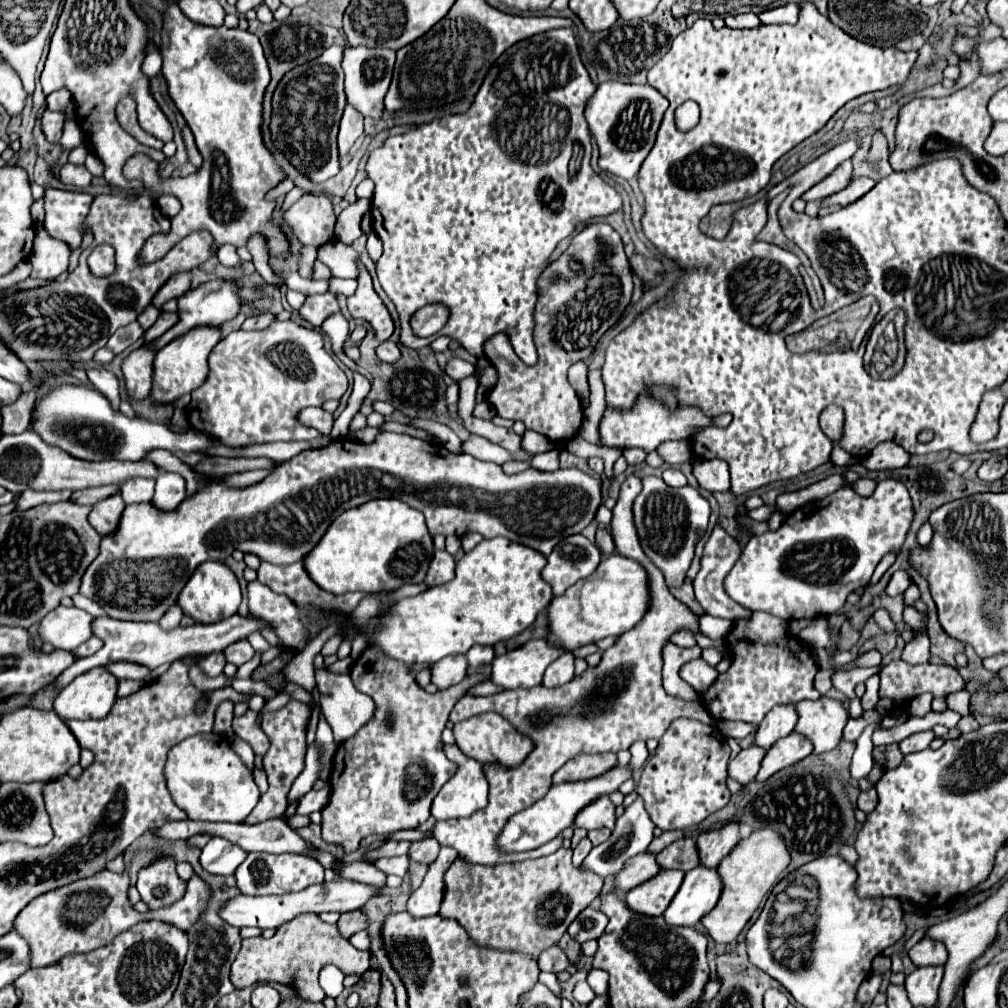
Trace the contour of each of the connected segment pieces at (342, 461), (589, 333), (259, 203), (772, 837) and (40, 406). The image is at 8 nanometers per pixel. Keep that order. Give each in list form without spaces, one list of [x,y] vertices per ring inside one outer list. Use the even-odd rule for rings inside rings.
[[[383,432],[373,444],[355,442],[353,446],[349,446],[345,440],[335,440],[327,448],[301,452],[289,462],[277,466],[265,480],[253,486],[231,488],[221,480],[213,480],[205,486],[199,486],[193,496],[187,496],[181,506],[171,512],[163,512],[153,504],[127,506],[123,512],[123,522],[119,524],[119,534],[115,534],[115,538],[101,540],[101,552],[83,576],[81,594],[99,602],[111,618],[157,622],[167,612],[167,606],[177,602],[179,592],[199,564],[207,560],[225,560],[233,550],[255,554],[271,564],[299,562],[319,544],[327,532],[325,528],[329,528],[329,524],[341,512],[379,496],[399,496],[409,506],[421,510],[431,536],[463,536],[467,532],[479,532],[483,538],[505,536],[549,556],[555,544],[559,544],[565,536],[583,532],[595,518],[595,512],[601,506],[601,480],[577,468],[555,472],[527,468],[525,472],[507,476],[499,464],[477,460],[465,452],[449,454],[439,444],[427,444],[407,434]]]
[[[591,222],[583,230],[579,230],[569,248],[547,266],[547,272],[539,278],[539,302],[535,308],[535,346],[539,352],[539,360],[535,366],[523,364],[519,358],[503,358],[503,364],[492,364],[499,372],[499,382],[489,394],[489,402],[501,418],[521,420],[527,430],[535,430],[547,436],[551,442],[569,440],[577,434],[583,422],[583,408],[577,392],[567,380],[567,370],[571,364],[585,360],[591,356],[599,338],[621,318],[625,308],[631,302],[633,294],[633,278],[631,266],[623,252],[621,236],[603,222]]]
[[[177,4],[169,6],[169,10],[163,16],[163,22],[165,24],[161,32],[161,38],[163,38],[161,72],[169,84],[171,100],[175,102],[175,106],[179,108],[179,112],[183,114],[183,118],[187,120],[187,126],[191,128],[195,136],[195,144],[199,146],[199,152],[203,156],[203,166],[187,178],[161,178],[159,176],[160,165],[145,154],[136,154],[126,162],[123,167],[123,174],[126,178],[141,178],[145,188],[153,192],[161,192],[161,194],[173,194],[183,204],[181,212],[175,218],[171,218],[171,234],[157,234],[145,242],[143,250],[139,252],[141,262],[147,264],[147,262],[159,260],[165,254],[163,250],[169,250],[177,240],[183,240],[195,230],[211,232],[213,256],[225,244],[245,246],[253,234],[261,234],[267,242],[269,256],[275,256],[281,260],[289,258],[289,238],[283,234],[279,222],[271,220],[275,212],[275,200],[265,198],[271,188],[275,188],[281,180],[285,180],[285,172],[281,170],[273,154],[267,150],[263,142],[263,134],[261,134],[263,96],[271,80],[271,74],[269,74],[267,58],[263,54],[259,38],[255,38],[253,32],[241,30],[241,28],[235,28],[235,32],[229,32],[227,26],[213,28],[213,26],[195,24],[177,8]]]
[[[771,828],[753,830],[719,864],[717,870],[723,878],[723,898],[719,898],[715,910],[711,910],[711,914],[707,914],[707,918],[701,920],[701,924],[713,940],[735,940],[753,916],[753,912],[759,908],[765,894],[779,882],[779,874],[791,862],[785,840],[779,836],[781,834]]]
[[[57,384],[45,396],[41,396],[33,410],[29,430],[41,436],[43,442],[49,446],[57,446],[73,458],[79,460],[123,460],[123,462],[139,462],[145,460],[153,450],[167,450],[167,452],[199,452],[203,448],[215,446],[215,442],[207,442],[201,434],[189,430],[187,434],[175,434],[167,426],[145,420],[141,416],[127,418],[121,412],[115,412],[109,400],[91,386],[75,386],[75,384]],[[95,428],[103,428],[103,438],[97,436]]]

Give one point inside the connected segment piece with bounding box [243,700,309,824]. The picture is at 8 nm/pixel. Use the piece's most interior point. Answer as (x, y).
(286, 727)

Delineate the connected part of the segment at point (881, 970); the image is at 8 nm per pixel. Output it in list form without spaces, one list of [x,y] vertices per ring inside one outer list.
[[[880,954],[872,962],[872,970],[876,974],[883,975],[891,969],[891,958]]]

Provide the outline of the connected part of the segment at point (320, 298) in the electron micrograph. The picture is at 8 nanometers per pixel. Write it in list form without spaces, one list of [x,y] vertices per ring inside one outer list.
[[[333,292],[309,296],[307,302],[303,304],[303,308],[299,310],[299,314],[307,322],[311,322],[315,328],[321,328],[325,318],[329,318],[331,314],[337,314],[337,312],[339,312],[339,304],[337,304],[337,298]]]

